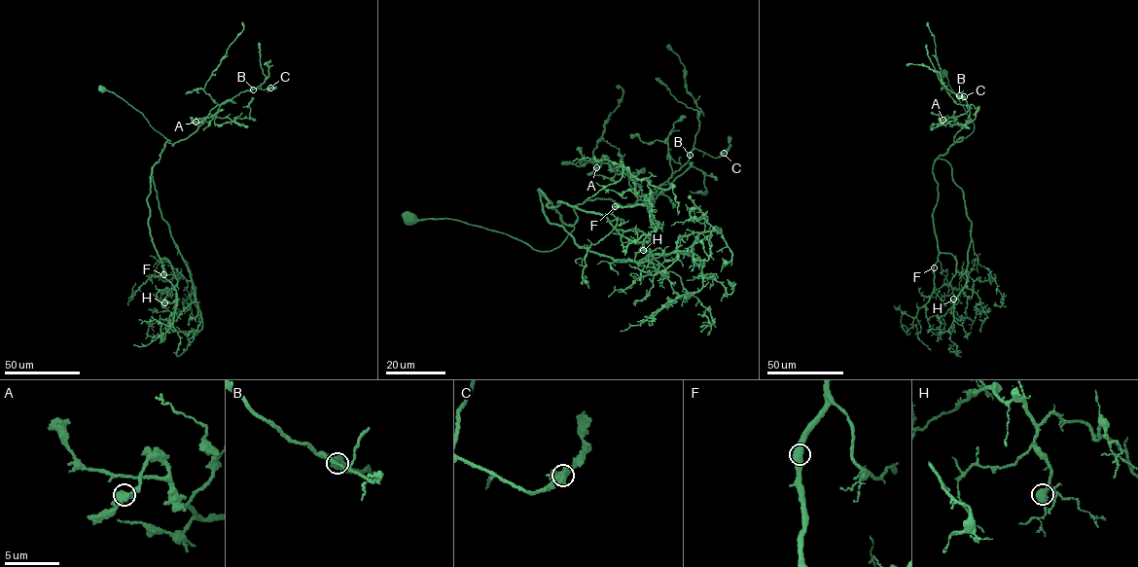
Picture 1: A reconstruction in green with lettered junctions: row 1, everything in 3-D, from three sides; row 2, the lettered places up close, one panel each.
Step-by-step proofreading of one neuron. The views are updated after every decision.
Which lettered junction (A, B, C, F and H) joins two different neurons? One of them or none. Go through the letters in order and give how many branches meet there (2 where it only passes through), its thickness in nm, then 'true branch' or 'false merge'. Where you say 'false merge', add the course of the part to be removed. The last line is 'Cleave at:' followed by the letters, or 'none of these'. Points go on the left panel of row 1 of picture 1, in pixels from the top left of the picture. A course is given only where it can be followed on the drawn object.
A: 2 | 600 nm | true branch
B: 2 | 650 nm | true branch
C: 2 | 650 nm | true branch
F: 2 | 600 nm | true branch
H: 2 | 600 nm | true branch
Cleave at: none of these

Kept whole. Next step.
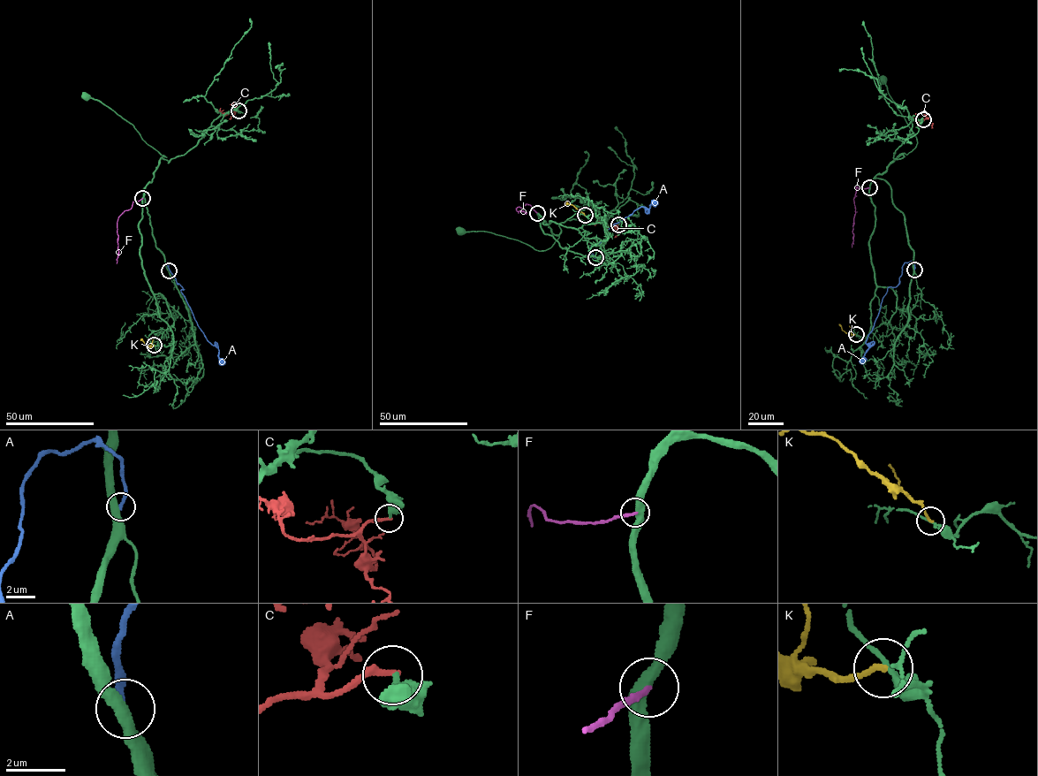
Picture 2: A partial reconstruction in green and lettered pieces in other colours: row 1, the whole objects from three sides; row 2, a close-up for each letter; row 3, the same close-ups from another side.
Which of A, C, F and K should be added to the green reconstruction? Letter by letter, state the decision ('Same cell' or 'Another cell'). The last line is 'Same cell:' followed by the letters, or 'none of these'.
A: Another cell
C: Another cell
F: Another cell
K: Another cell
Same cell: none of these

